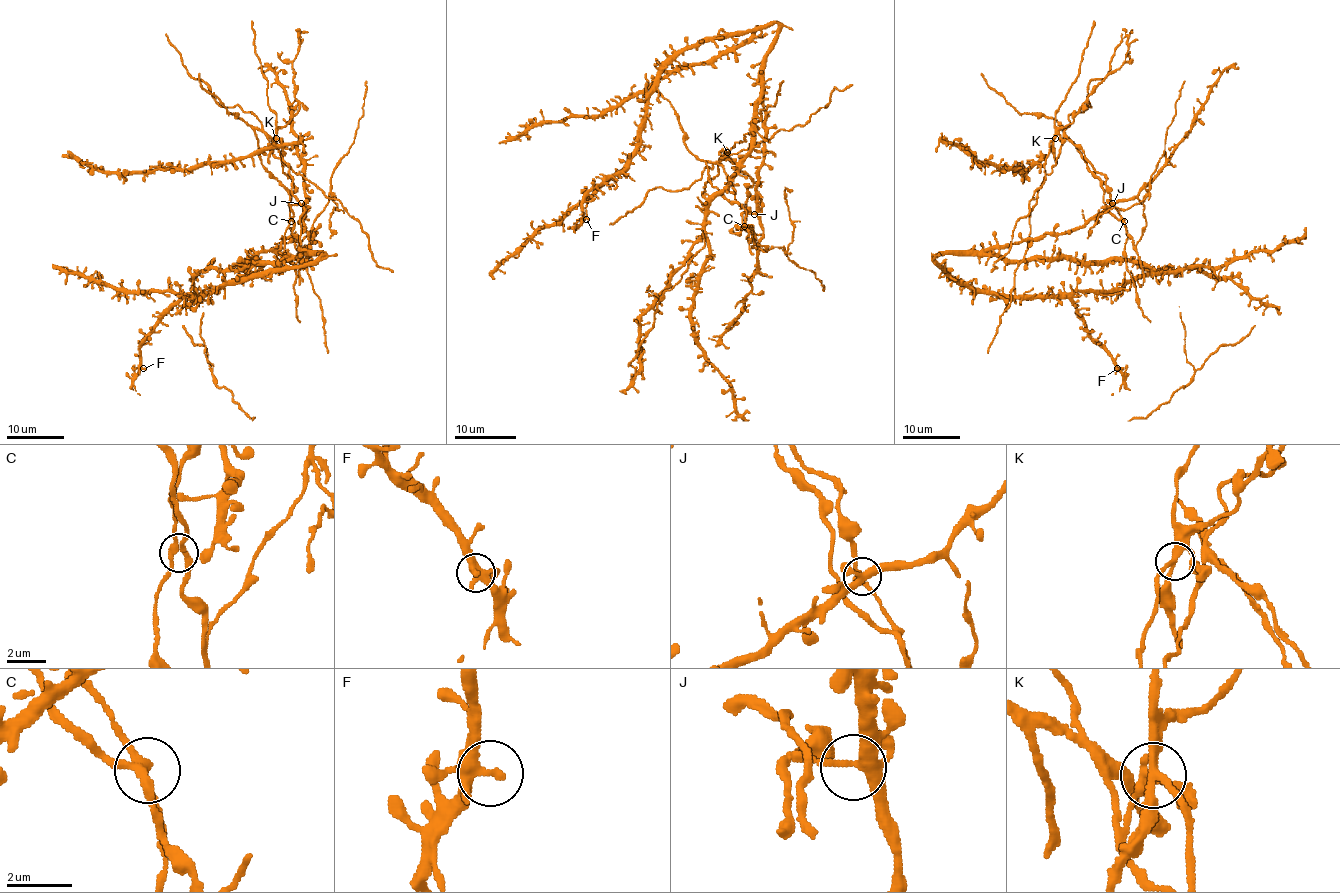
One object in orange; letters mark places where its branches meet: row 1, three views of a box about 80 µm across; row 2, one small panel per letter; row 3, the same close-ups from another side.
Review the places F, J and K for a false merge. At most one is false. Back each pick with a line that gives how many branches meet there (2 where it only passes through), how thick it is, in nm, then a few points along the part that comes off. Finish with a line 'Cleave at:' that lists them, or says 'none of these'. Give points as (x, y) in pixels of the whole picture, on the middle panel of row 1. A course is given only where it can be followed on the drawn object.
K: branches 4; calibre 240 nm; course (727, 153), (721, 165), (747, 208), (745, 228), (767, 249), (782, 246), (823, 291)
Cleave at: K

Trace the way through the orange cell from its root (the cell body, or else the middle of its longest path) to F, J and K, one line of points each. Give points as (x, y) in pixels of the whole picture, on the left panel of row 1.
F: (298, 259), (323, 255), (301, 265), (270, 268), (232, 279), (205, 295), (183, 295), (142, 343), (143, 368)
J: (298, 259), (303, 261), (311, 252), (311, 236), (305, 231), (301, 203)
K: (298, 259), (307, 259), (300, 239), (300, 215), (304, 208), (293, 193), (290, 166), (275, 137)

